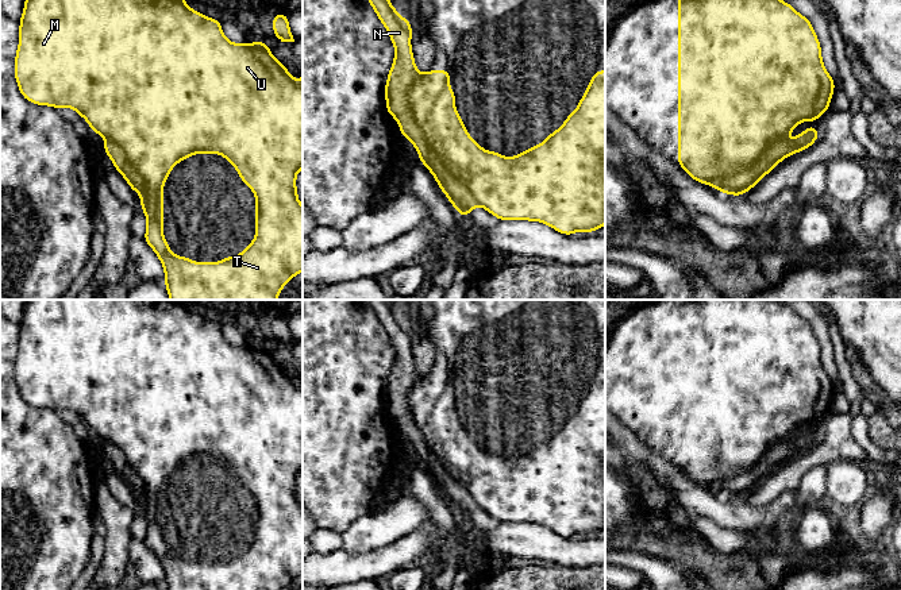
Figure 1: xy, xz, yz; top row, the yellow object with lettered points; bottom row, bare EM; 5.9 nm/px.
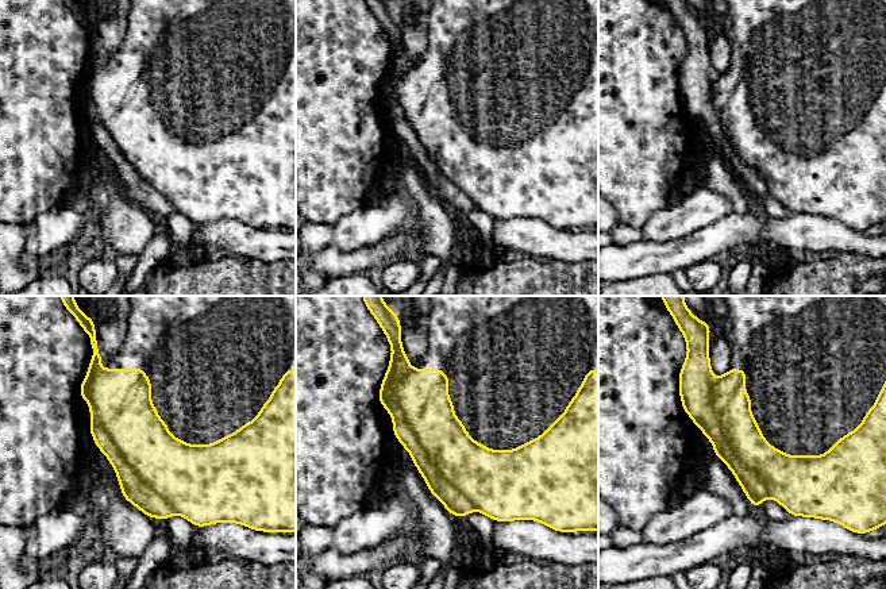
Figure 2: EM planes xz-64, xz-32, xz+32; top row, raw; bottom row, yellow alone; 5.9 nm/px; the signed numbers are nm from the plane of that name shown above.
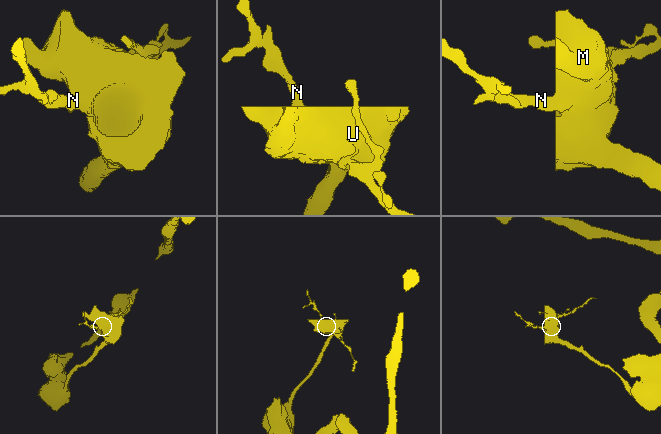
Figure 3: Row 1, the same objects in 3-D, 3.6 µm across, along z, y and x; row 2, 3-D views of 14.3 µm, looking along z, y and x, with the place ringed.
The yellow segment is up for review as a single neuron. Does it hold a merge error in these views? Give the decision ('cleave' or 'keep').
cleave

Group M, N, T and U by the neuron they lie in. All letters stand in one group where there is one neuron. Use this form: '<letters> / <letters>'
M T U / N

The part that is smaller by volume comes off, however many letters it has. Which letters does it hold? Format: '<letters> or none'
N

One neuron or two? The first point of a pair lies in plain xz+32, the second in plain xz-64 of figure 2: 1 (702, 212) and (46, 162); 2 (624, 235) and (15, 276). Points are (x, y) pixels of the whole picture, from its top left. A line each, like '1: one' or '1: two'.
1: two
2: one

